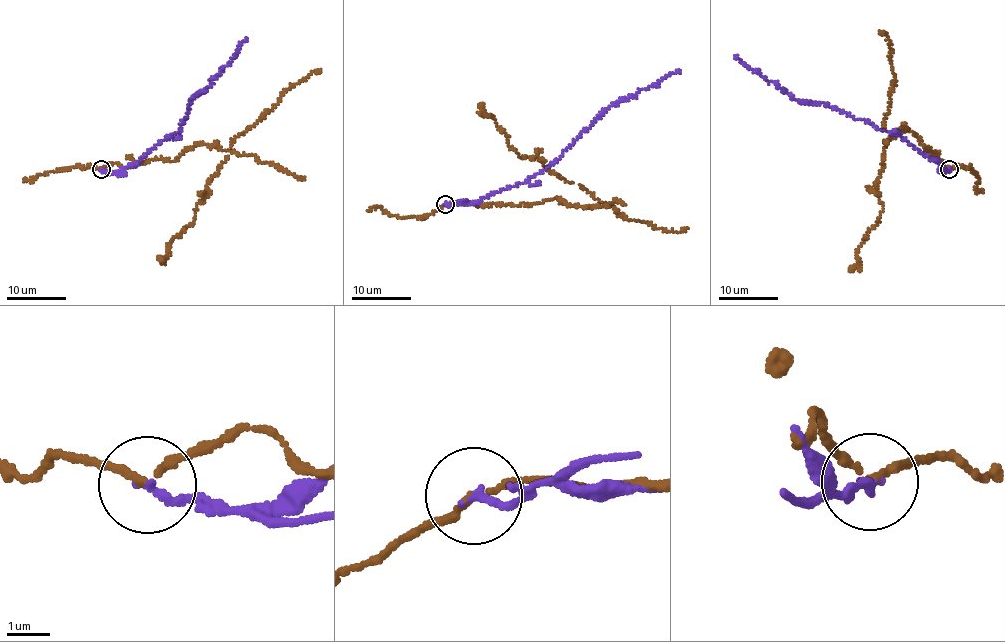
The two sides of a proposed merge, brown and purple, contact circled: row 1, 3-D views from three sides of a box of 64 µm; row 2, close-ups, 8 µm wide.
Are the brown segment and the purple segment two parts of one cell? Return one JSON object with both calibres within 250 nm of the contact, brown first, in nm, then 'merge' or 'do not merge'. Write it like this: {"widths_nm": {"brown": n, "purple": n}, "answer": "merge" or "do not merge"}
{"widths_nm": {"brown": 140, "purple": 170}, "answer": "do not merge"}

